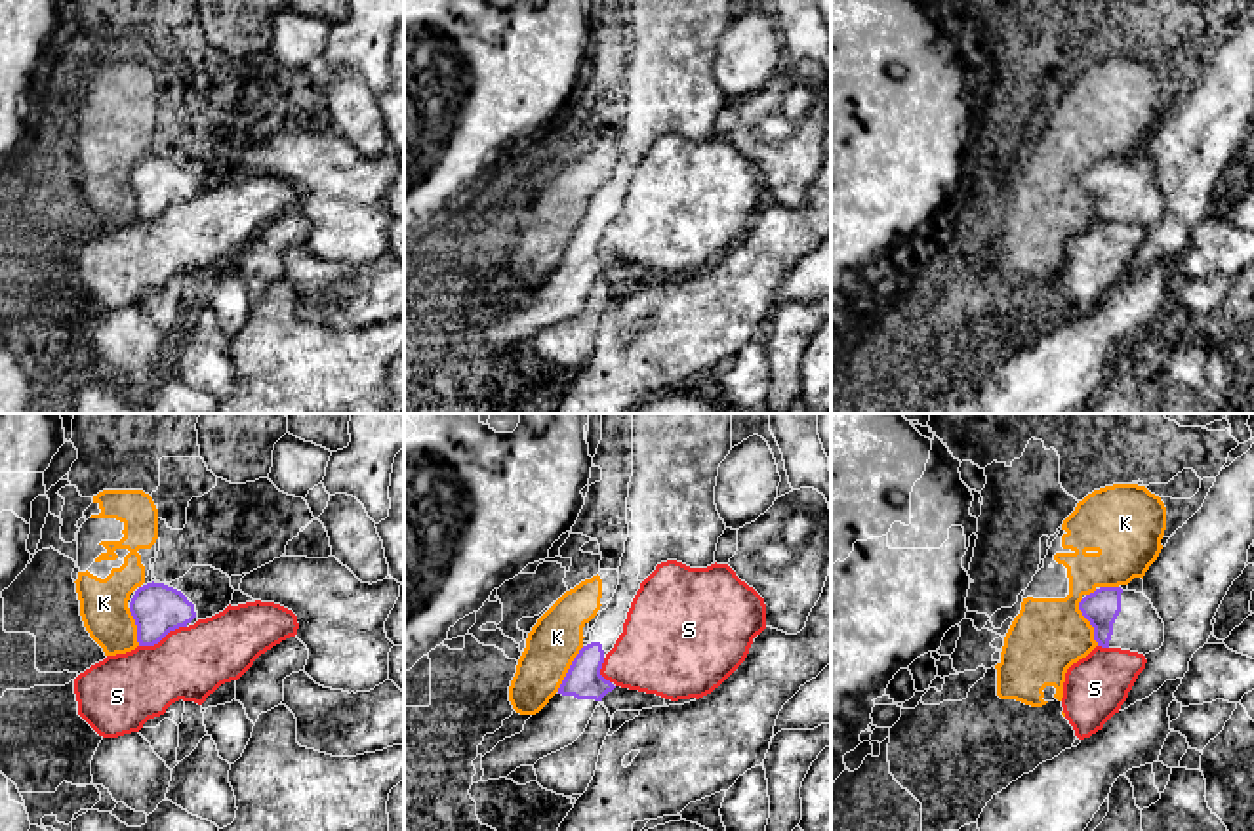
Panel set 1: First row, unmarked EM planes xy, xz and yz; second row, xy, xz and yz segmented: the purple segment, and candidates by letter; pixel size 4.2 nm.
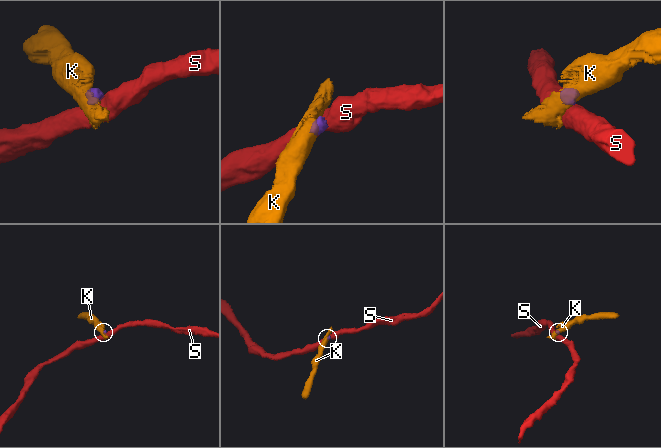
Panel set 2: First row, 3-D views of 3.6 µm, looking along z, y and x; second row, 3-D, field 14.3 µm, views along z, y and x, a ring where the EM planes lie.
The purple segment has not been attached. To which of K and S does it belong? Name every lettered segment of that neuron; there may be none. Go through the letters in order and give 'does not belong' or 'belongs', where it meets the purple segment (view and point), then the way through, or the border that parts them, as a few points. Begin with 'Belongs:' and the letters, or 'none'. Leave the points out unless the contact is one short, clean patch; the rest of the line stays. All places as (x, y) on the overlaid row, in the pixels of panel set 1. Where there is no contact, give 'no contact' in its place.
Belongs: none
K: does not belong; contact yz (1089, 620); border yz (1081, 599), (1079, 610), (1092, 628), (1092, 639), (1098, 645)
S: does not belong; contact xy (162, 637); border xy (185, 626), (168, 631), (153, 645), (140, 647)

